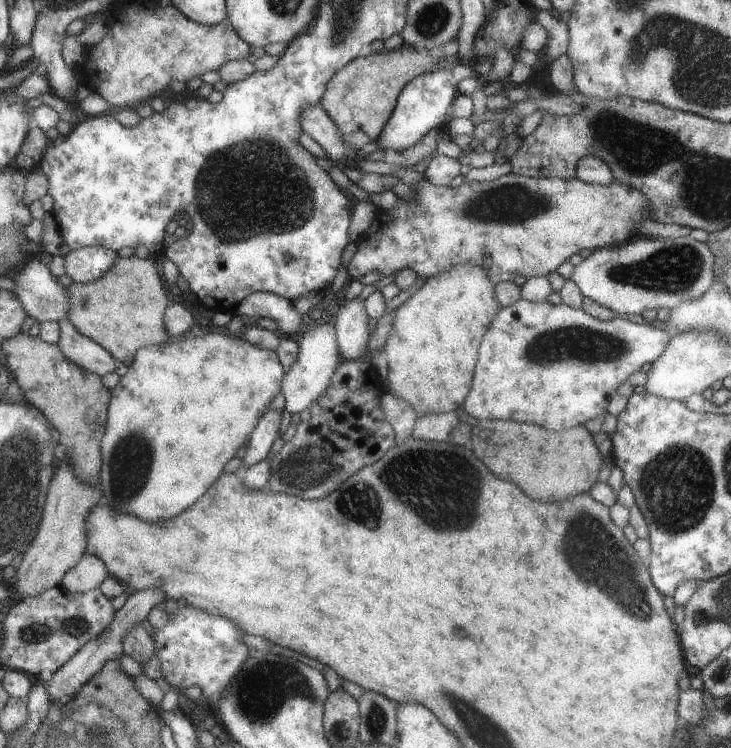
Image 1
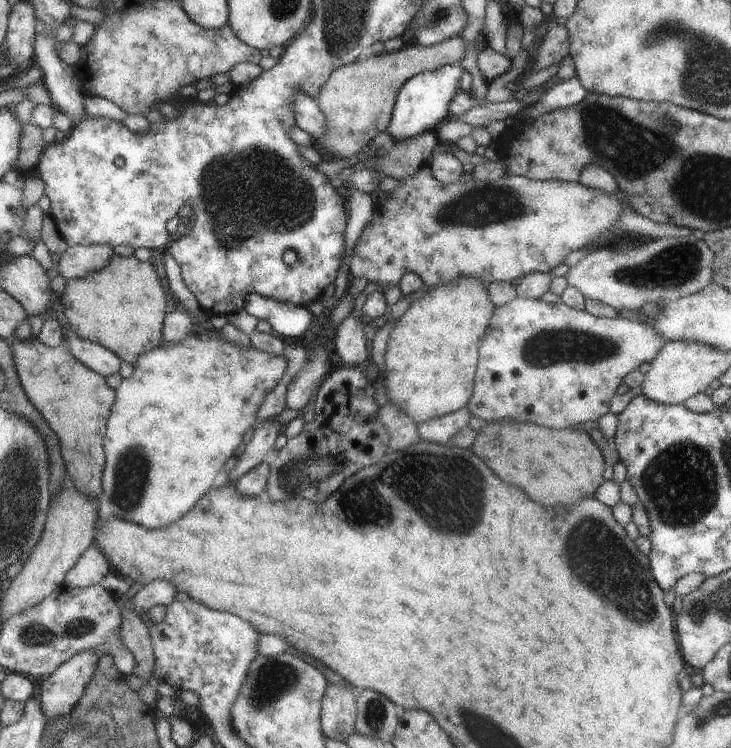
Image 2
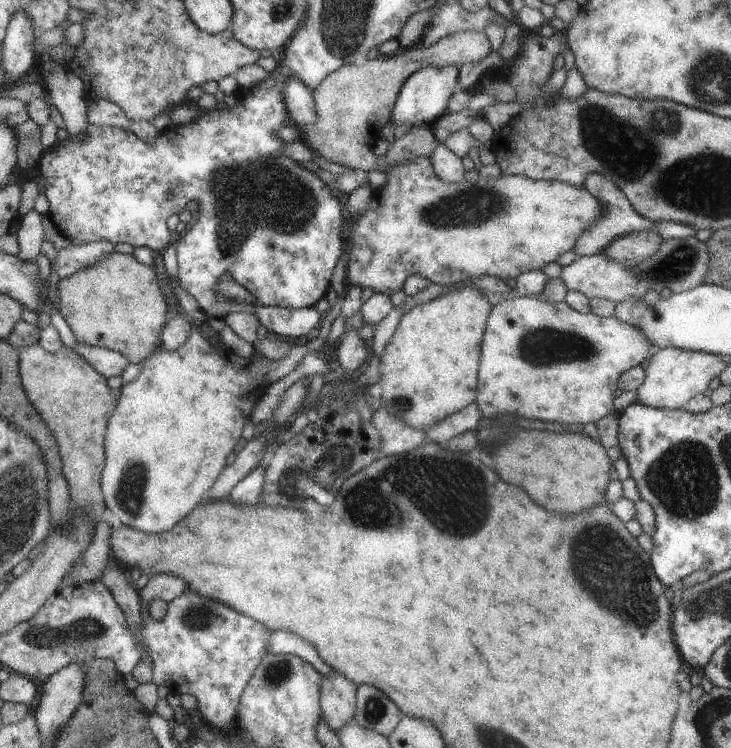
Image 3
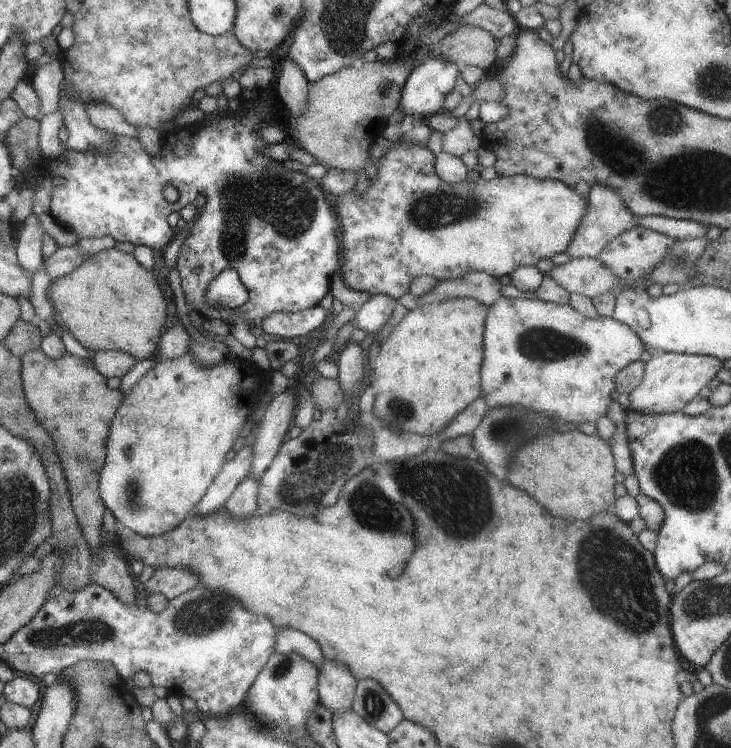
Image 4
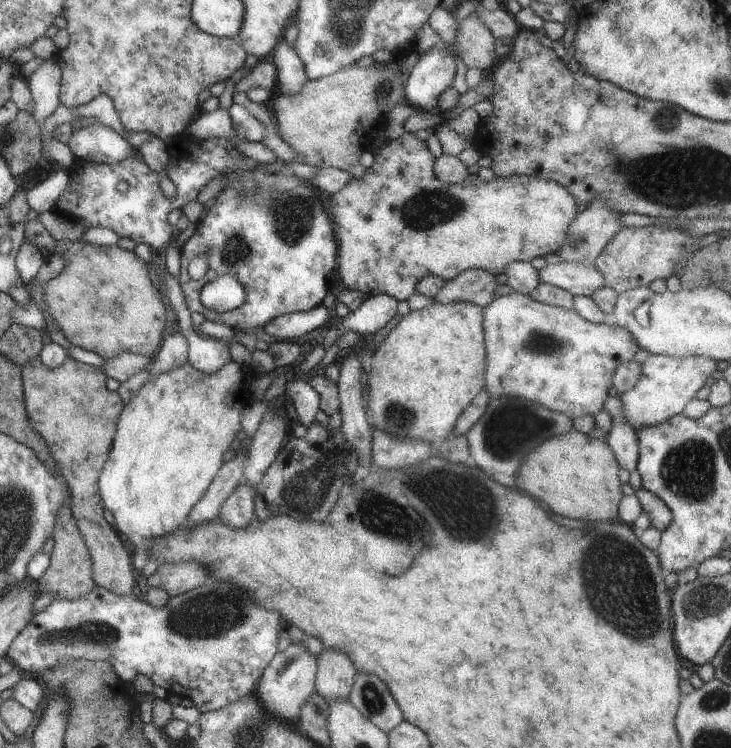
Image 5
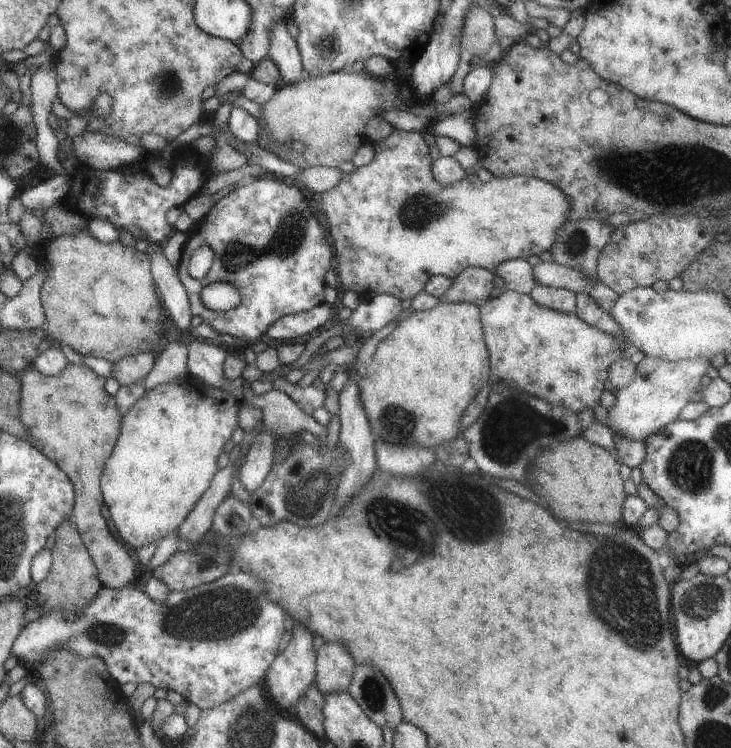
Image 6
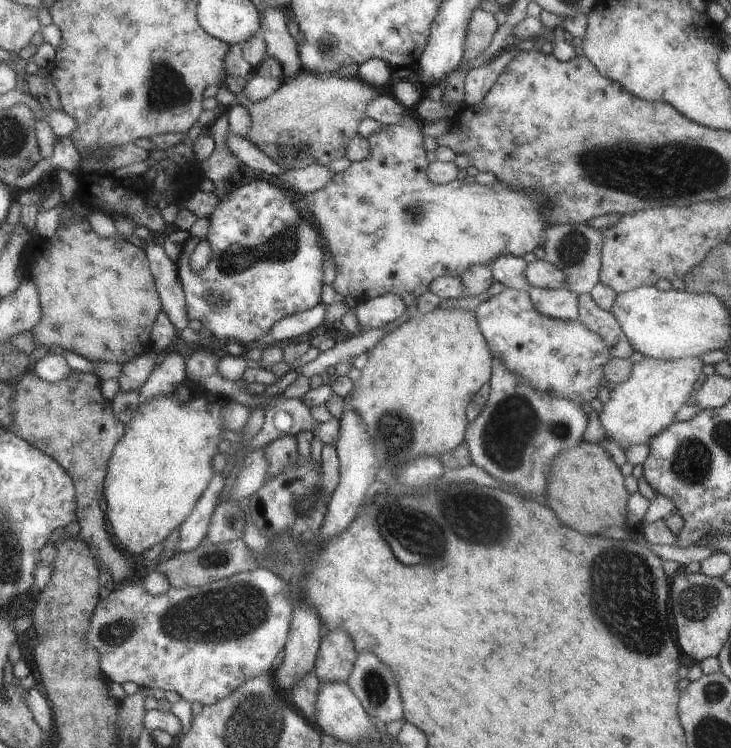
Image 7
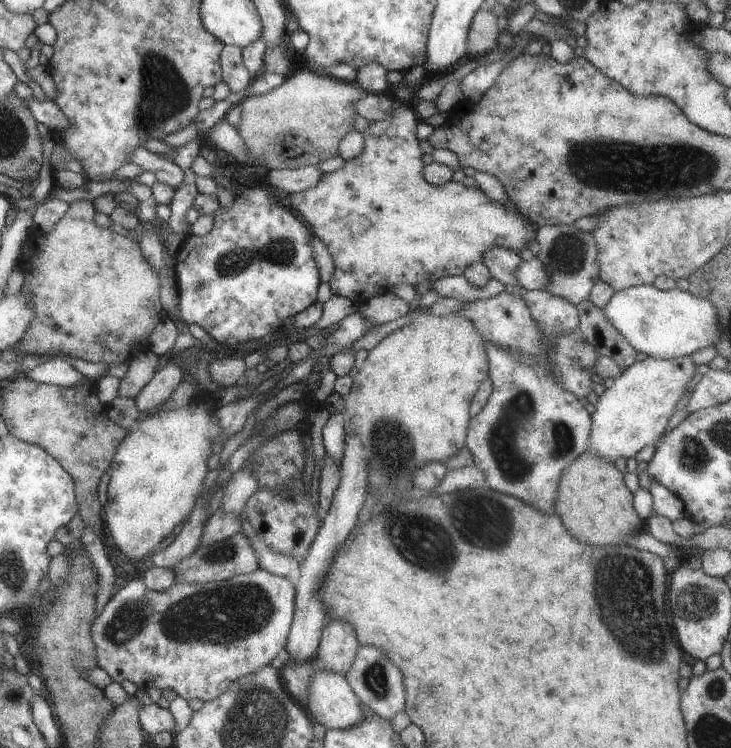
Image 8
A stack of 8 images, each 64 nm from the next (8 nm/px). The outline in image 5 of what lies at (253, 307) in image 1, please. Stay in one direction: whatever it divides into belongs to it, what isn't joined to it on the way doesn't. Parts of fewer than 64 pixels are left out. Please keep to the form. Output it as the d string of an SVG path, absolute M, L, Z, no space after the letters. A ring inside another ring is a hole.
M321 303L307 311L275 316L261 328L261 331L273 340L293 341L314 328L324 327L331 317L331 309Z

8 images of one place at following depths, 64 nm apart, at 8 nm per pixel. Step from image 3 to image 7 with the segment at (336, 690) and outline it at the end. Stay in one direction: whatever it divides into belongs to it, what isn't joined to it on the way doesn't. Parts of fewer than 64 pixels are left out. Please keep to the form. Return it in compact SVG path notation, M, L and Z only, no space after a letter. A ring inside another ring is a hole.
M323 630L313 663L318 682L347 682L355 660L352 638L345 630Z

